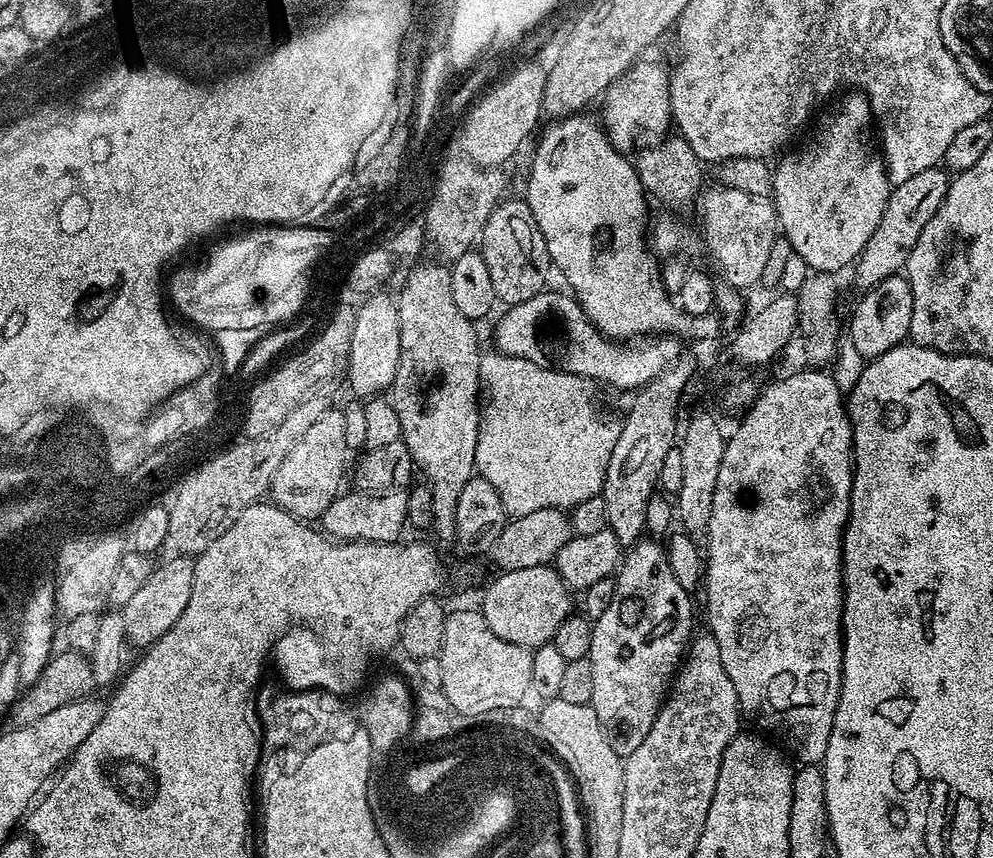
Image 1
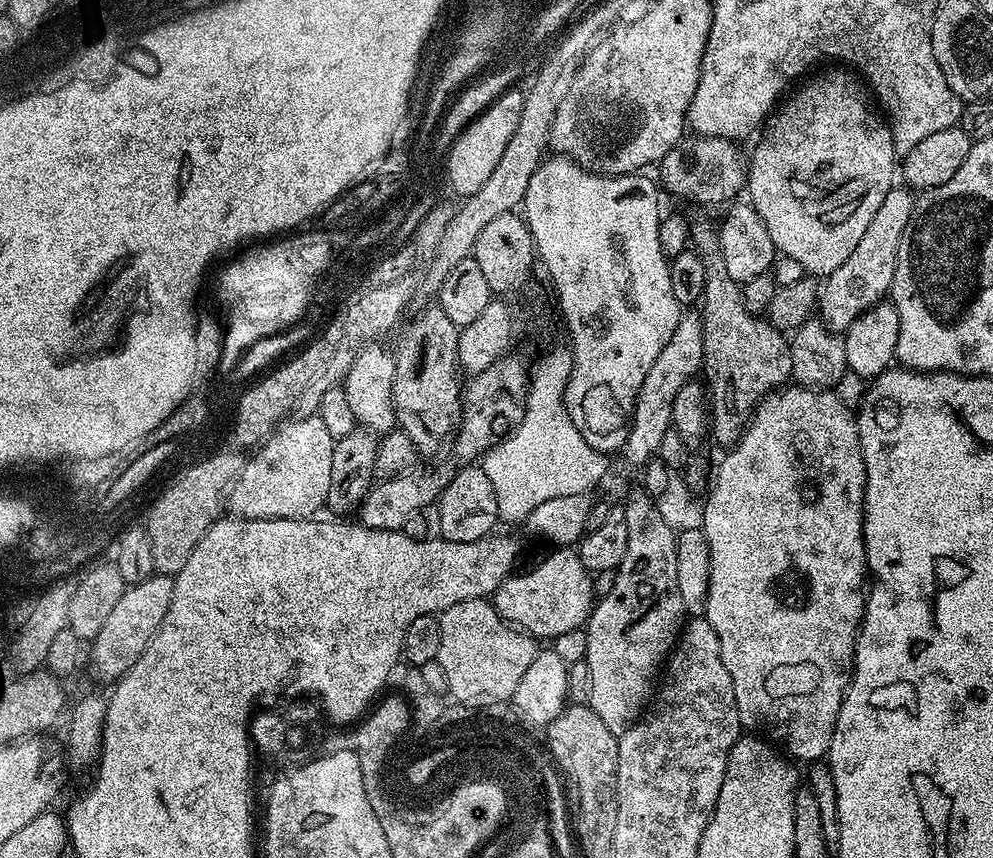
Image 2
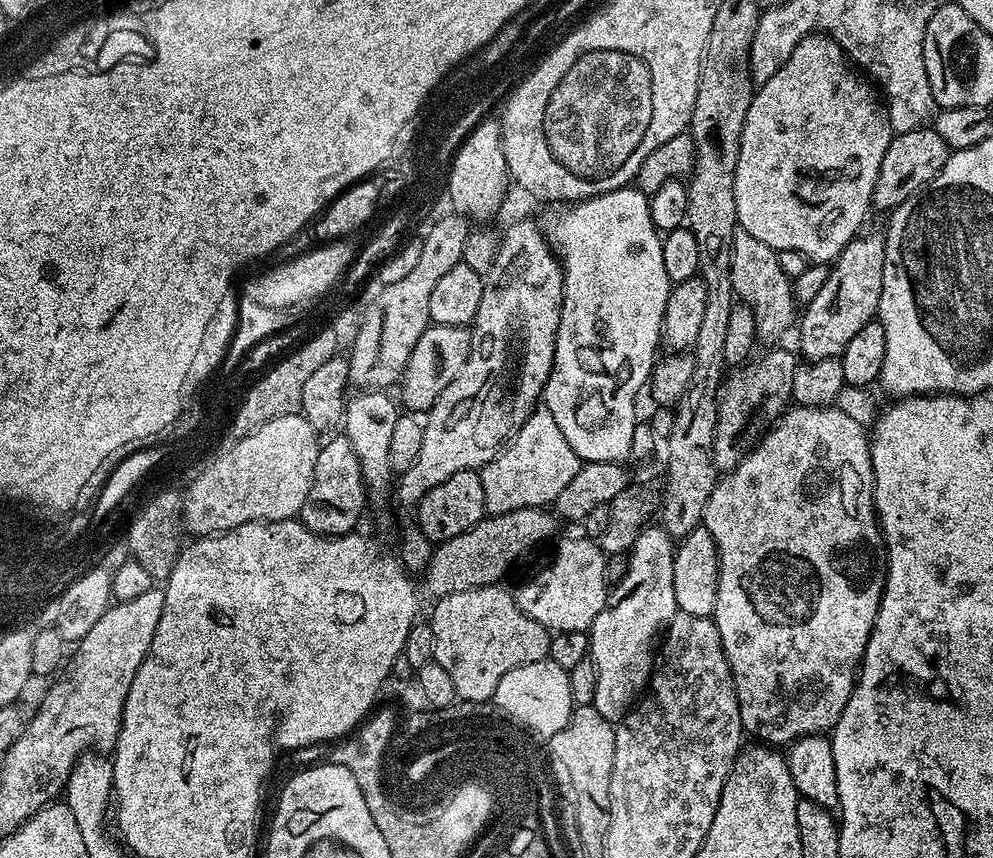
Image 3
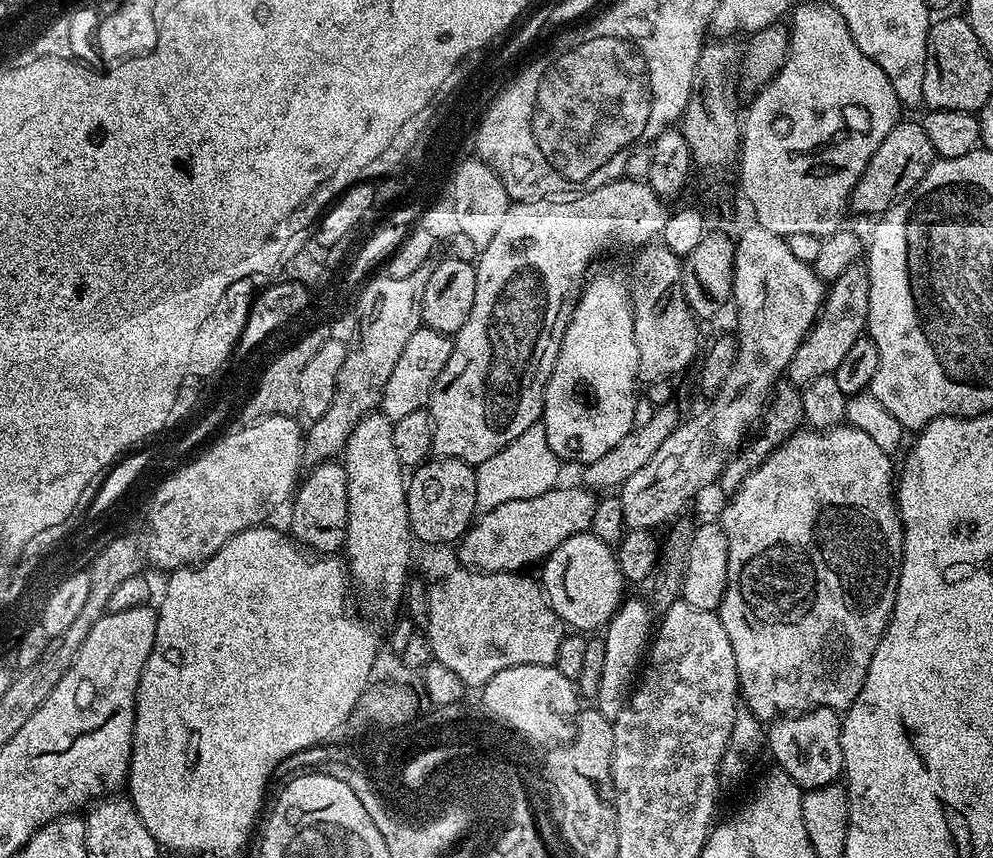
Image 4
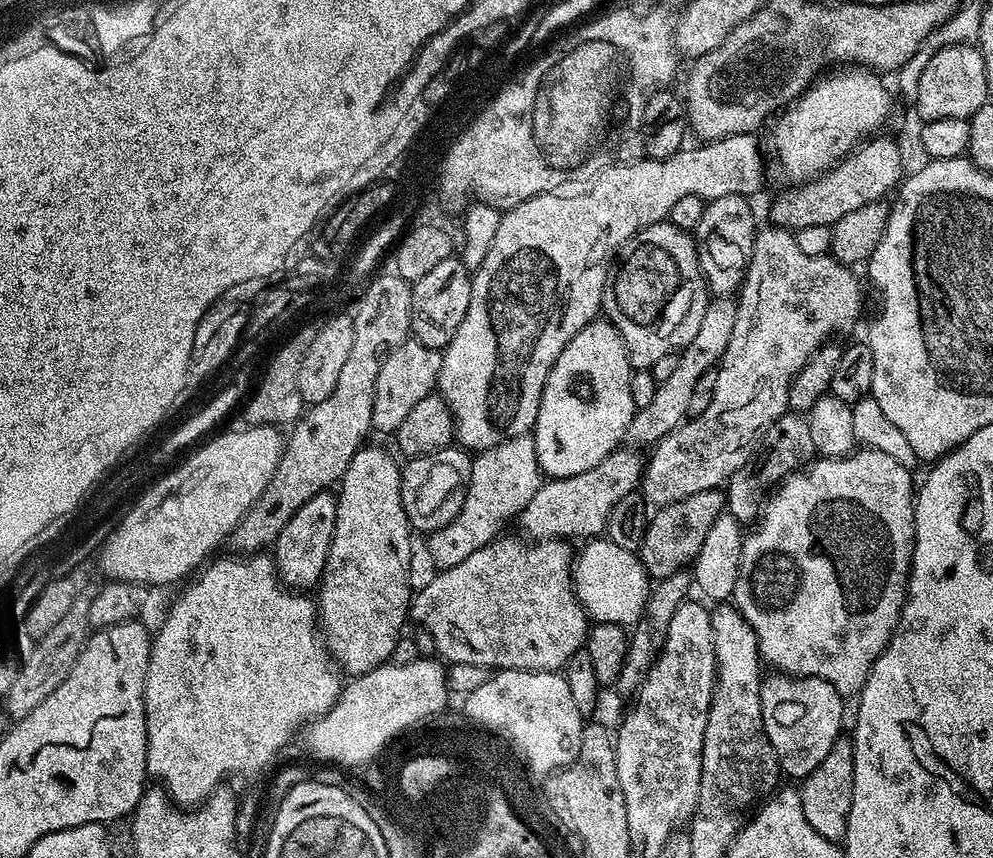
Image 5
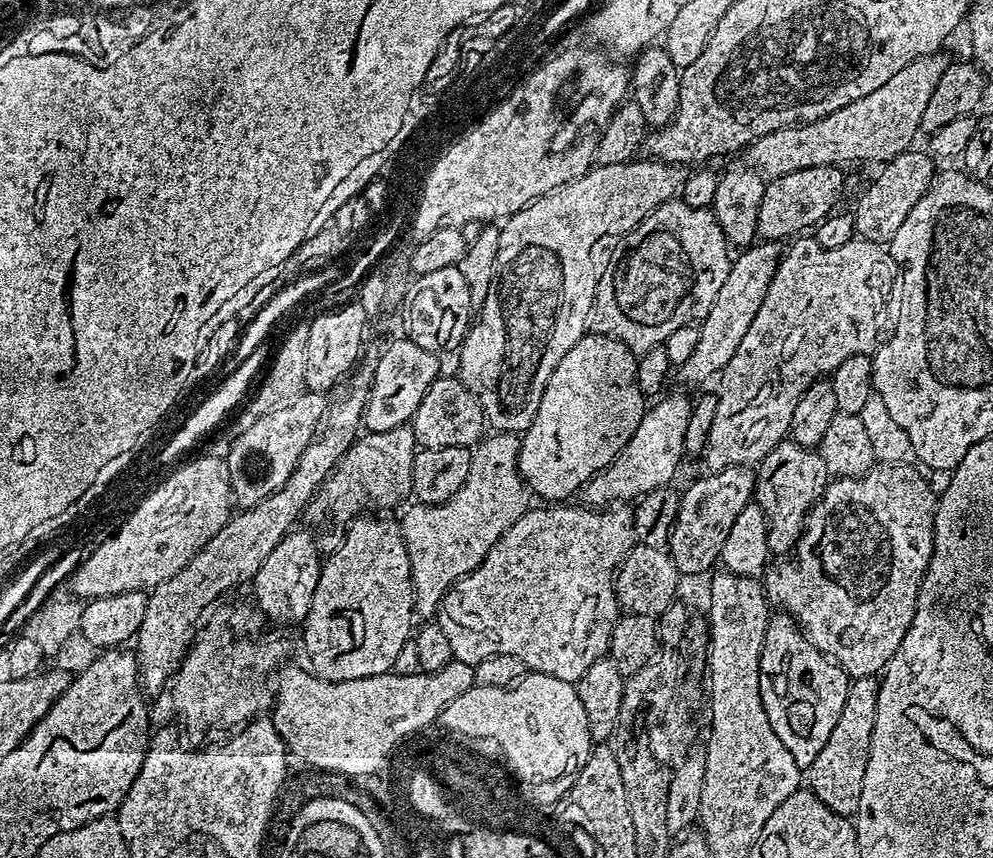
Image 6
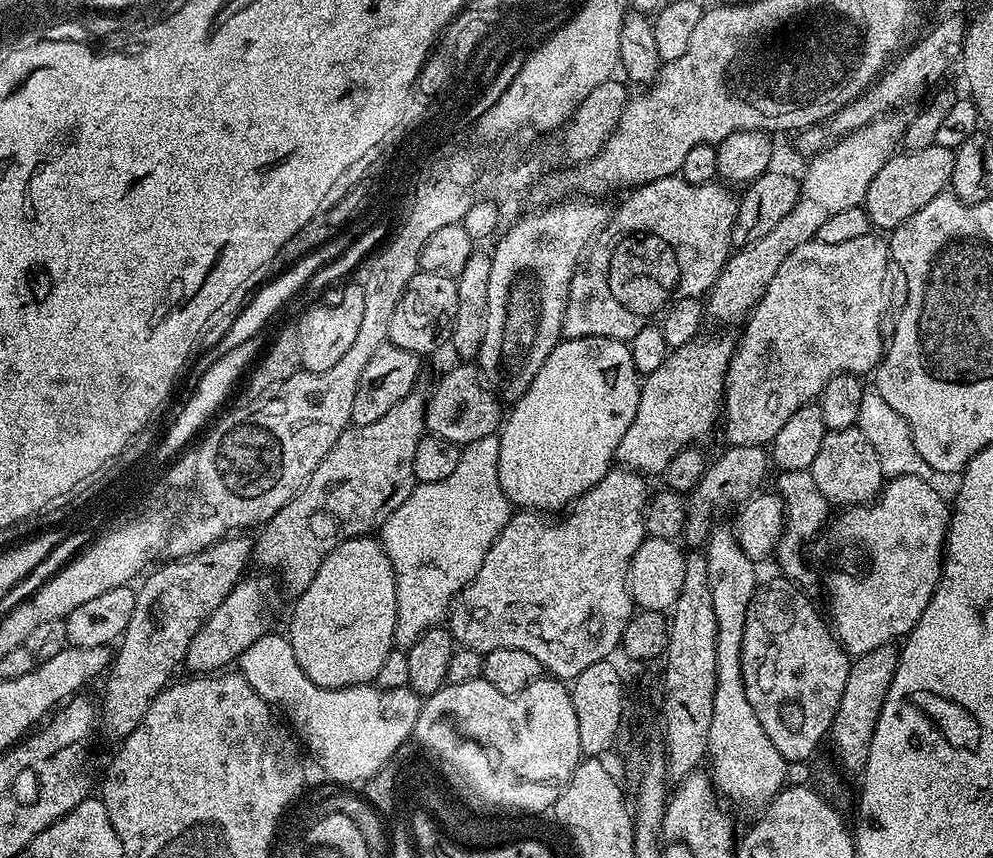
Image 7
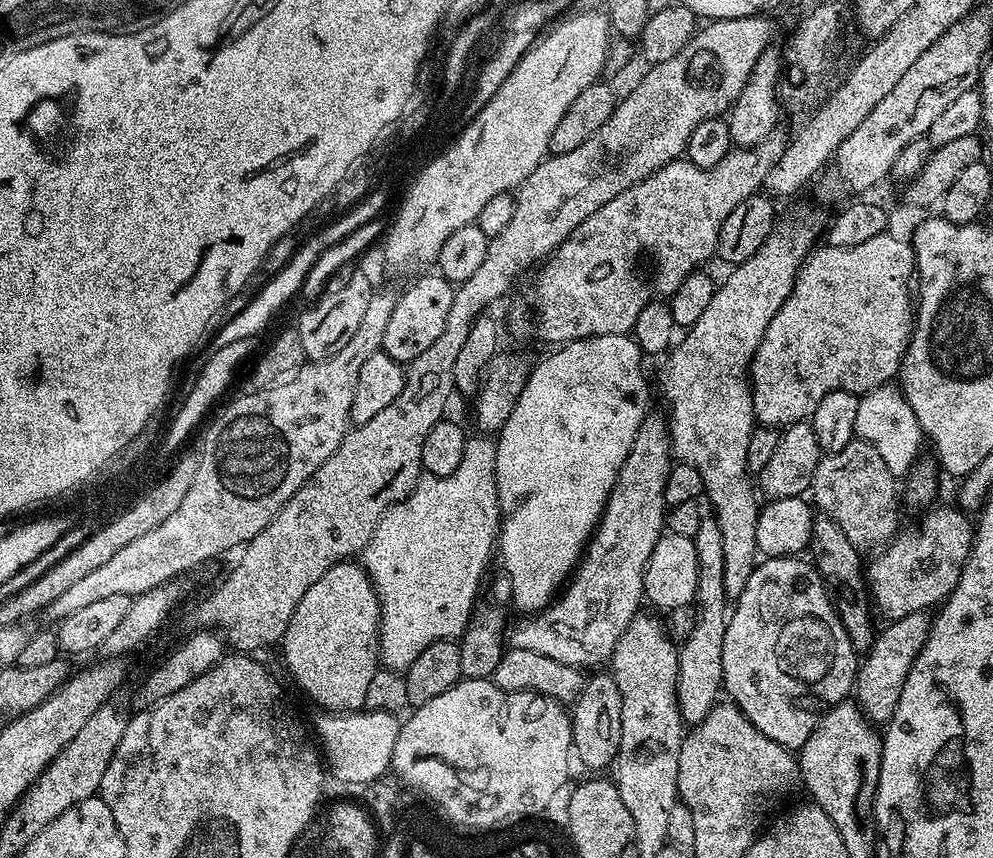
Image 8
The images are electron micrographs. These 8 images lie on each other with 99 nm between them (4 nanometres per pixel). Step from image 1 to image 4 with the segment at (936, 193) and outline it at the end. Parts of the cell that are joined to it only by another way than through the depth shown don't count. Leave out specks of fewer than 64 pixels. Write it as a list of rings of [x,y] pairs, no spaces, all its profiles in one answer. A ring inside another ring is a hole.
[[[858,262],[846,270],[836,280],[831,281],[824,297],[824,306],[817,316],[814,326],[806,334],[806,338],[794,350],[794,358],[790,358],[790,366],[786,373],[787,383],[803,390],[808,384],[820,376],[831,376],[842,366],[842,358],[859,336],[865,335],[868,326],[868,303],[870,302],[870,278],[868,265]]]

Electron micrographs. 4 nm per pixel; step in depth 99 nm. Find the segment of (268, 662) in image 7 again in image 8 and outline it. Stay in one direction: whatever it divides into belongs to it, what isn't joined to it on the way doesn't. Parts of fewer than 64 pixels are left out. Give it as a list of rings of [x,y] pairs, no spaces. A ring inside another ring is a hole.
[[[361,710],[343,714],[324,714],[321,717],[316,724],[316,732],[320,735],[318,744],[322,749],[327,771],[331,775],[333,772],[344,784],[365,786],[389,771],[394,754],[394,742],[398,742],[402,723],[397,713]]]

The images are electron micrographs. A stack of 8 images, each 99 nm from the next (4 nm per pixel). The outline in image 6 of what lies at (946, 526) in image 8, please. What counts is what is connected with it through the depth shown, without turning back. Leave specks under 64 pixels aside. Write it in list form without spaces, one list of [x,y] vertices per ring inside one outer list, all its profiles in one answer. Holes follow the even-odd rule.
[[[876,462],[861,476],[829,479],[804,517],[804,531],[796,541],[794,551],[787,558],[777,559],[776,565],[763,573],[762,589],[768,604],[777,604],[780,607],[777,609],[787,613],[805,638],[849,678],[883,673],[898,646],[902,646],[910,622],[914,622],[918,594],[932,557],[938,499],[923,474],[912,462]]]

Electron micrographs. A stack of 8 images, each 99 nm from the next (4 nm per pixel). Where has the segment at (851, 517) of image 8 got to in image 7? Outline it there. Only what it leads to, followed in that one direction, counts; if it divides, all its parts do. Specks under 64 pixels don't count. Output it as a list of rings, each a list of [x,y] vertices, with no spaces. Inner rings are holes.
[[[858,426],[828,432],[808,471],[817,483],[818,490],[834,506],[840,504],[839,506],[852,507],[871,503],[883,491],[886,480],[874,446]]]

